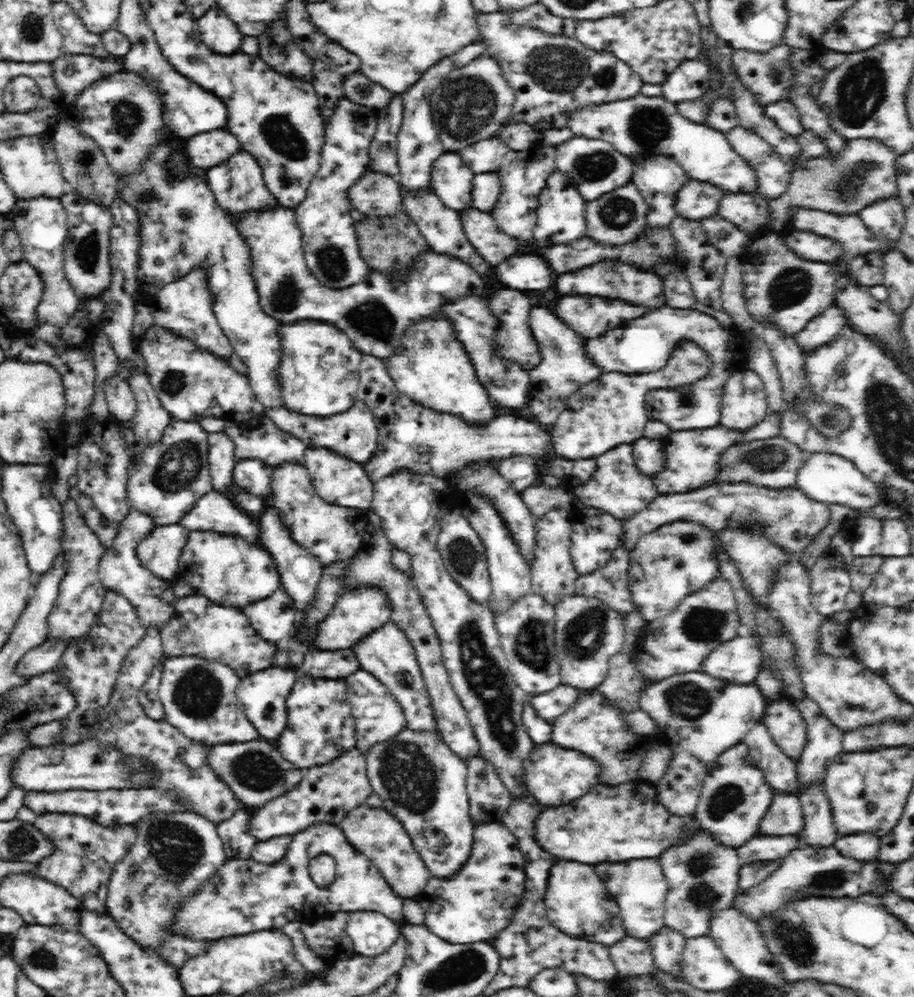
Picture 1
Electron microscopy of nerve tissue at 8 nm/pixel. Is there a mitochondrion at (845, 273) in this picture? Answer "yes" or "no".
no

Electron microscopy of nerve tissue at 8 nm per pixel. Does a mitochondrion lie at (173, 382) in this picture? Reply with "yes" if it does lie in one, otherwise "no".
yes

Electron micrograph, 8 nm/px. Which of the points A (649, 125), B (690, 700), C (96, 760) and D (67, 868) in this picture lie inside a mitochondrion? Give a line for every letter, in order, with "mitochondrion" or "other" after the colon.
A: mitochondrion
B: mitochondrion
C: mitochondrion
D: other

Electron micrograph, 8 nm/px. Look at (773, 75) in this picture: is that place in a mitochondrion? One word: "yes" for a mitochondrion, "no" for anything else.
yes

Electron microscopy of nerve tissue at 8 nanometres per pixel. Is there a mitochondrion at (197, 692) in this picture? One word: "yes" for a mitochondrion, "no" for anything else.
yes

